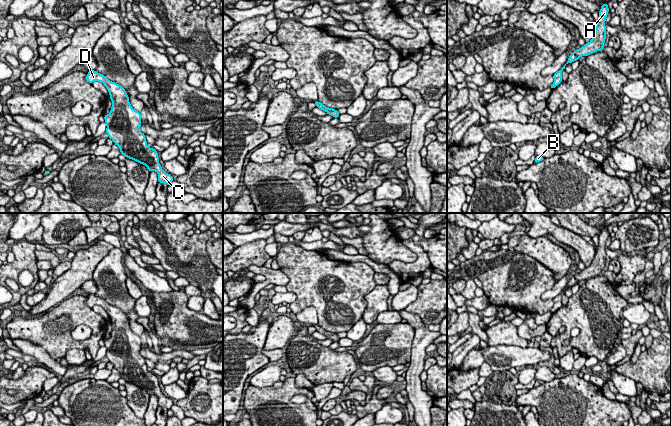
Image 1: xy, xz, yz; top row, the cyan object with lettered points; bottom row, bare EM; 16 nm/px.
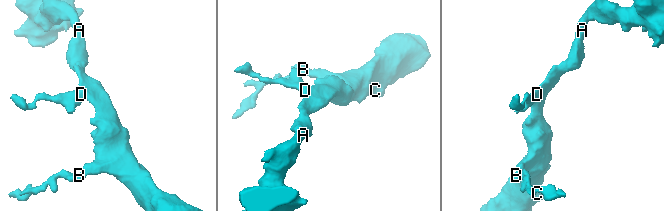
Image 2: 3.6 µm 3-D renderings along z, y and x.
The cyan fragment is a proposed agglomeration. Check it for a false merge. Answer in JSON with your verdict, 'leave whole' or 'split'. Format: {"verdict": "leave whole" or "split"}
{"verdict": "leave whole"}

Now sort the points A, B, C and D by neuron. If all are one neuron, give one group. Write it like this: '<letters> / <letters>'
A B C D

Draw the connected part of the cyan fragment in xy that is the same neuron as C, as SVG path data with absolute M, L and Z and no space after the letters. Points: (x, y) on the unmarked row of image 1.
M95 294L87 297L86 305L90 308L94 305L103 307L110 318L112 331L110 337L104 339L107 349L105 357L120 372L120 377L145 389L149 396L156 395L158 406L171 409L173 401L161 392L158 376L147 370L145 358L140 354L141 338L132 332L125 313Z

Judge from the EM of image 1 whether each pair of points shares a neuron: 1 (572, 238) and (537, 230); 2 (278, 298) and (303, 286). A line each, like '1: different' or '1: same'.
1: same
2: different

